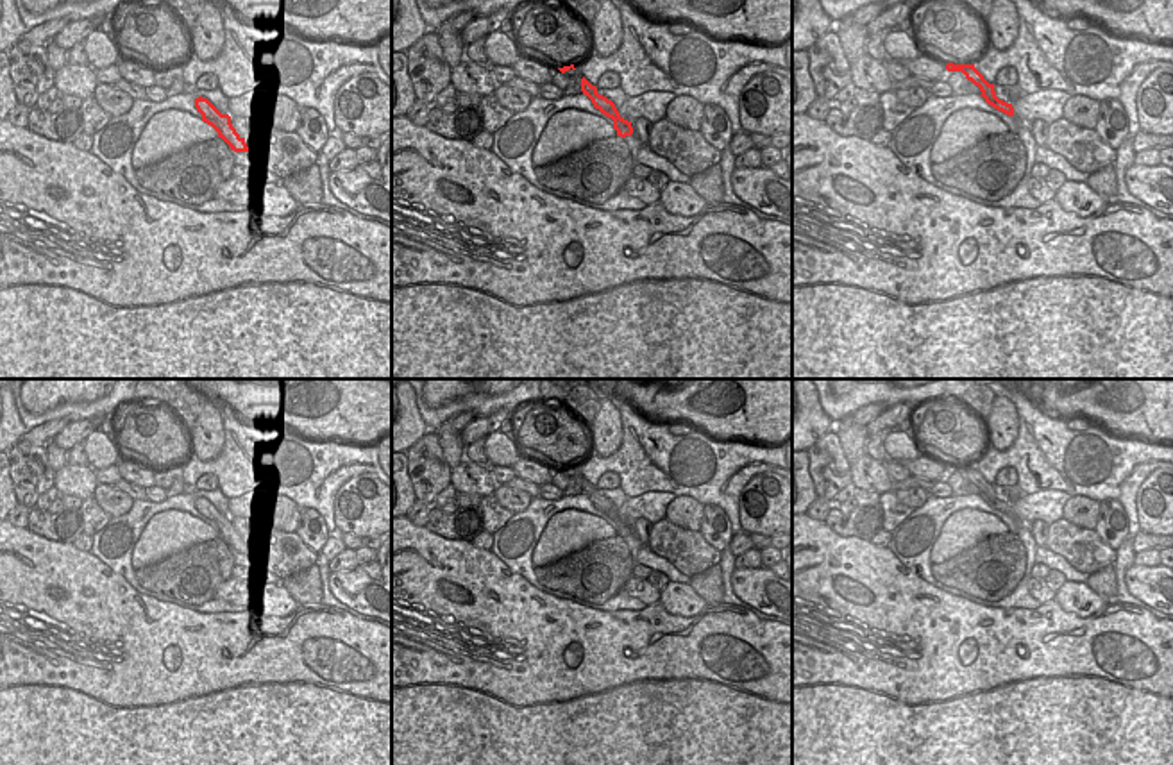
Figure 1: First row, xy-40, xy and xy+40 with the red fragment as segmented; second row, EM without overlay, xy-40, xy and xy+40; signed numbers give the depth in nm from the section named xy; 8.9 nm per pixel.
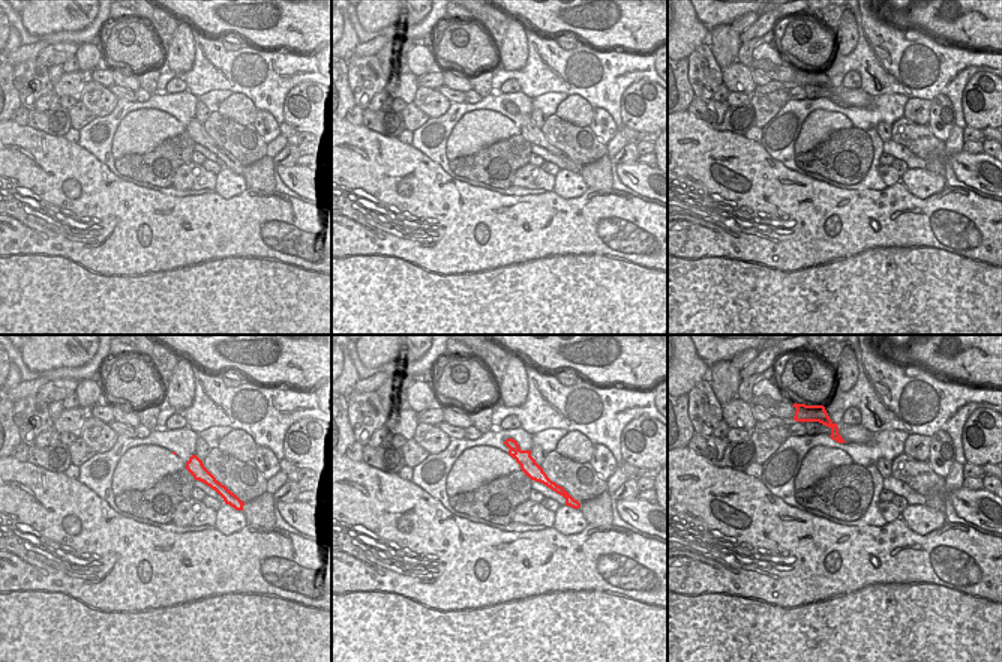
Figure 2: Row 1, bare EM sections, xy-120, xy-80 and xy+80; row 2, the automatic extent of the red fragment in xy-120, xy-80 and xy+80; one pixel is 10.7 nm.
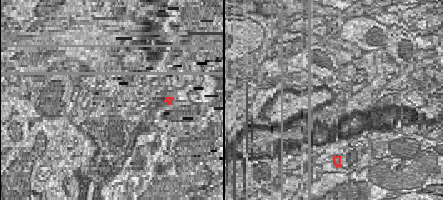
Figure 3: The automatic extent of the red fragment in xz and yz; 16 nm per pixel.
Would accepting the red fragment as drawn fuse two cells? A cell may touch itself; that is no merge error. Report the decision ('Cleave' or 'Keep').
Keep

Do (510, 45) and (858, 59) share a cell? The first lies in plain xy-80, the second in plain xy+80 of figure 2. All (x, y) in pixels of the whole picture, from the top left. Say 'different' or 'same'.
different

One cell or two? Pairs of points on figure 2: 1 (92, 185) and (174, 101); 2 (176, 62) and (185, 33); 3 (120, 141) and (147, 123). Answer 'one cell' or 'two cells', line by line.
1: two cells
2: one cell
3: one cell

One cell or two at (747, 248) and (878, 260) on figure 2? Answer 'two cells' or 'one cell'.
one cell

